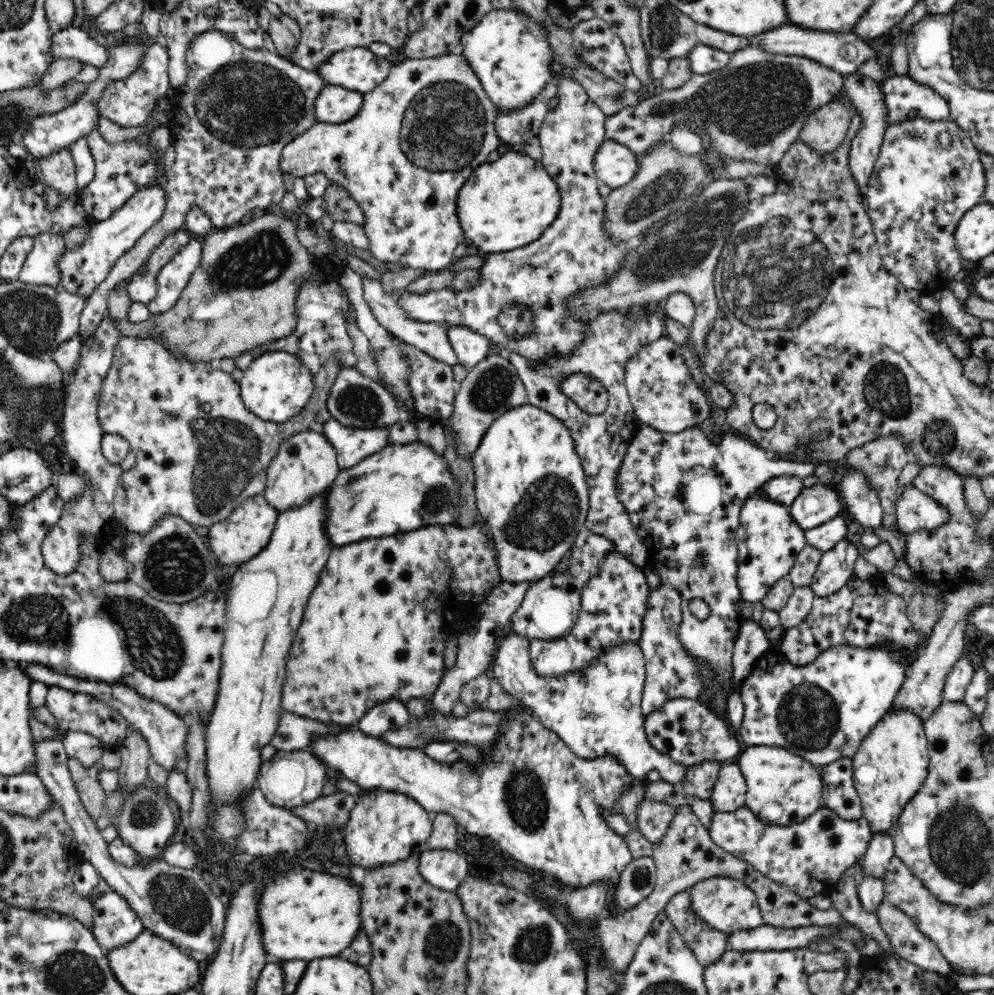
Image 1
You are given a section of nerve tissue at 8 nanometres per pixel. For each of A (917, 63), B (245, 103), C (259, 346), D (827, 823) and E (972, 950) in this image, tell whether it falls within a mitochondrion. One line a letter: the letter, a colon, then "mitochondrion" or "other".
A: other
B: mitochondrion
C: other
D: other
E: other

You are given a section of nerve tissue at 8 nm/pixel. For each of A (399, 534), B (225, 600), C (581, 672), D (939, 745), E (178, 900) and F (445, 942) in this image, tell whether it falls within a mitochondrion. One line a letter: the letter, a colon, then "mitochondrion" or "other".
A: other
B: other
C: other
D: other
E: mitochondrion
F: mitochondrion

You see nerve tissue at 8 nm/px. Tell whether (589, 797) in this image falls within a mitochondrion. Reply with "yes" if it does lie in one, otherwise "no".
no

